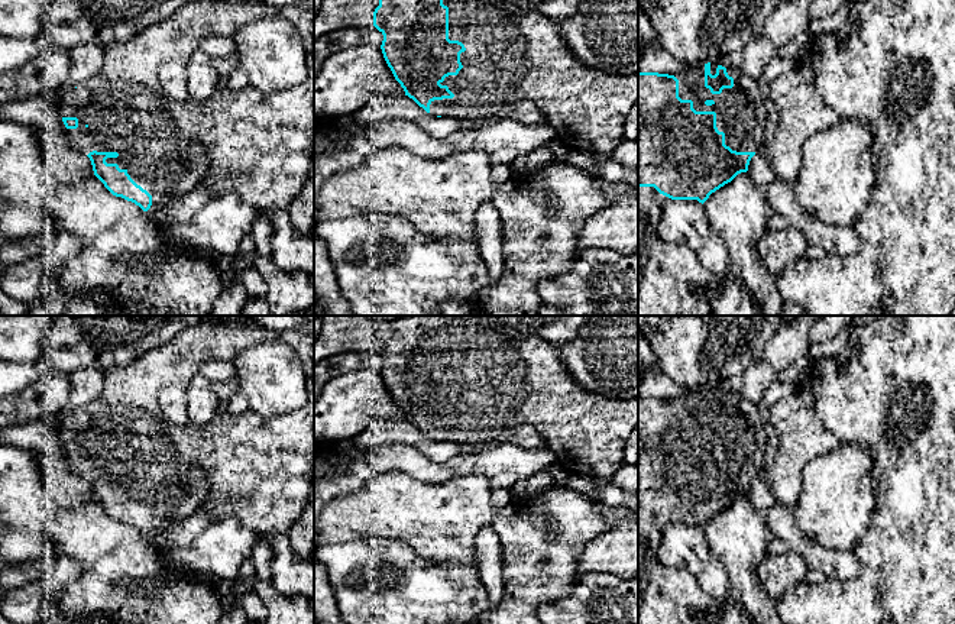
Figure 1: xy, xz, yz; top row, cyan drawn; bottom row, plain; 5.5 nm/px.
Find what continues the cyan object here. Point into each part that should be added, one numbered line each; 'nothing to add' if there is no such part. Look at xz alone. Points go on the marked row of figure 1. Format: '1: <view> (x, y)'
1: xz (332, 15)
2: xz (511, 54)

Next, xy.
1: xy (259, 145)

